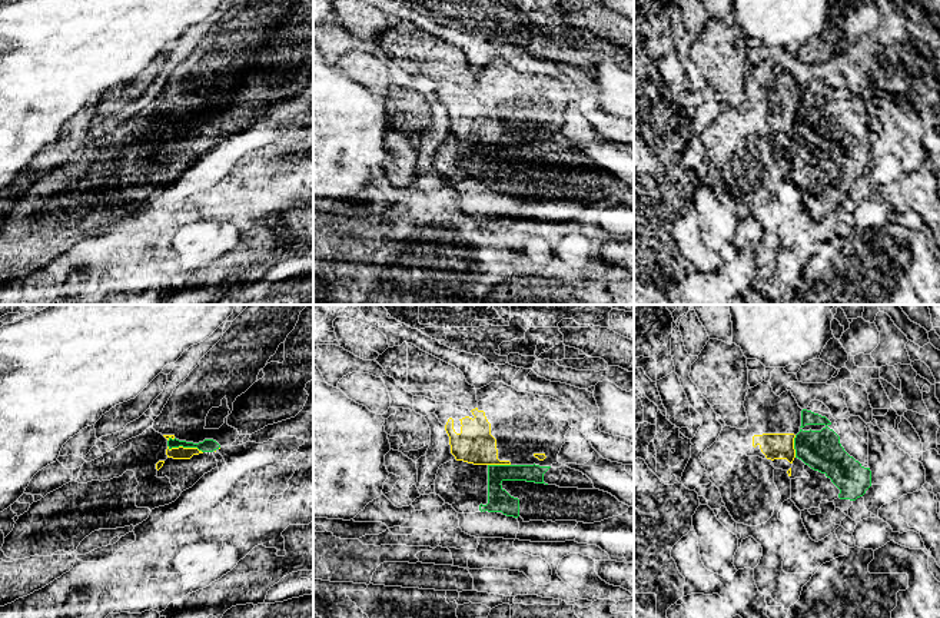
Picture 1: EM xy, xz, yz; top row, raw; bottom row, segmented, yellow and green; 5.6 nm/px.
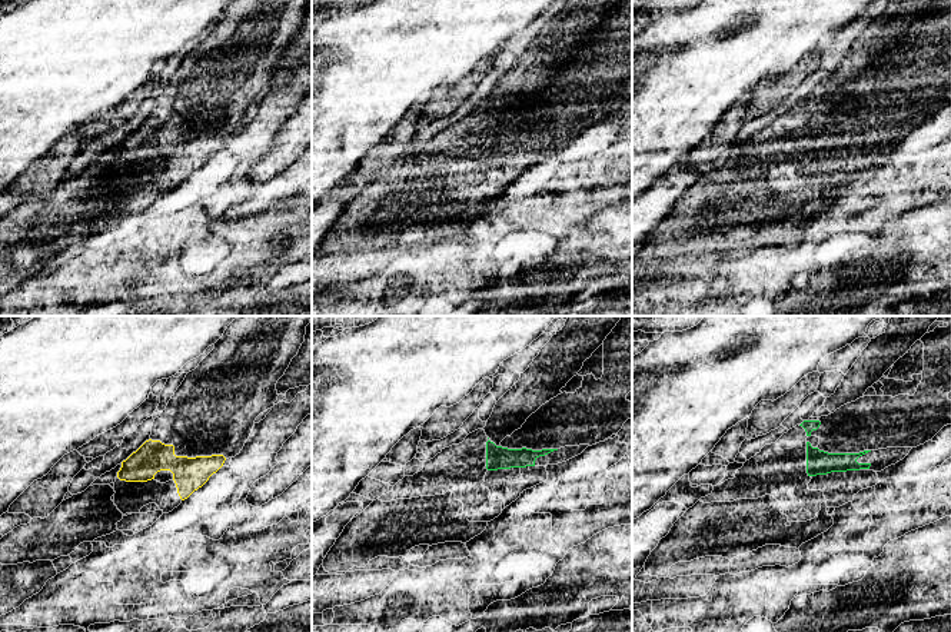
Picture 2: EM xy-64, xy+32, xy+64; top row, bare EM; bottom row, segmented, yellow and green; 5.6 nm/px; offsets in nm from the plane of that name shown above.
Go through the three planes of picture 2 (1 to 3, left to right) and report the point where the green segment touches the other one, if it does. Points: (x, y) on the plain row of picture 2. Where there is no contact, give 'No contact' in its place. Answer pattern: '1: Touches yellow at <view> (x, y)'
1: No contact
2: No contact
3: No contact

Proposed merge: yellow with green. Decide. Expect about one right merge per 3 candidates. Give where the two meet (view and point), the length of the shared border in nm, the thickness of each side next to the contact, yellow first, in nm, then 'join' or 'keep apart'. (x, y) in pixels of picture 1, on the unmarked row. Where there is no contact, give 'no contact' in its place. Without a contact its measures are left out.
meets yellow in xy at (185, 128); contact 200 nm long; 70 nm thick on the yellow side, 80 nm on the other; keep apart

